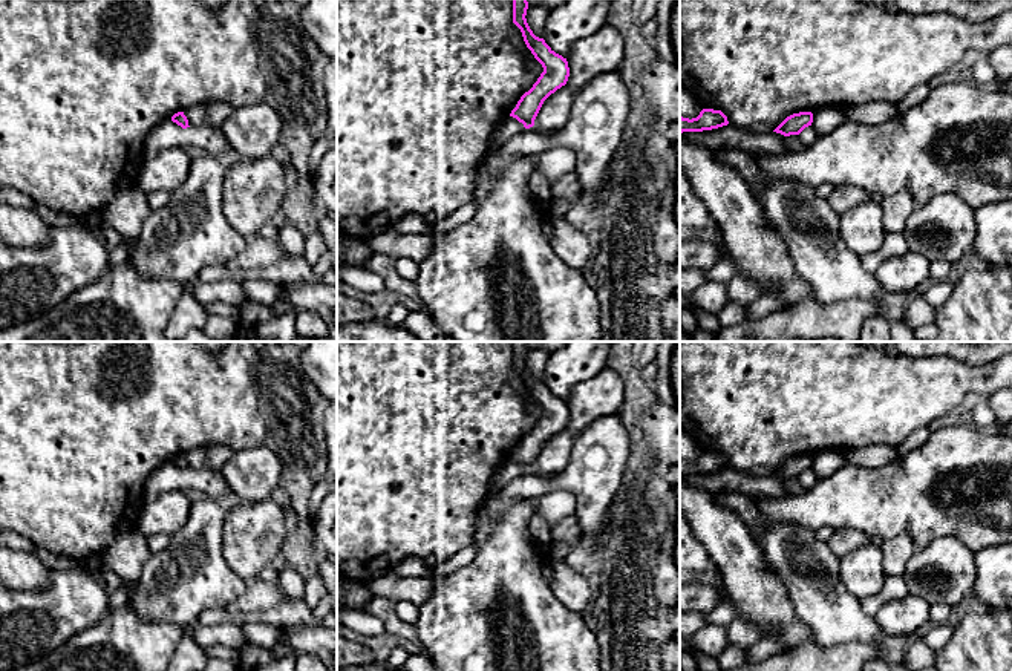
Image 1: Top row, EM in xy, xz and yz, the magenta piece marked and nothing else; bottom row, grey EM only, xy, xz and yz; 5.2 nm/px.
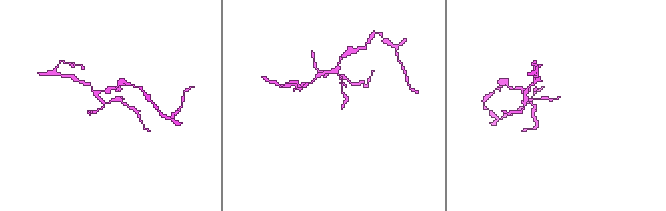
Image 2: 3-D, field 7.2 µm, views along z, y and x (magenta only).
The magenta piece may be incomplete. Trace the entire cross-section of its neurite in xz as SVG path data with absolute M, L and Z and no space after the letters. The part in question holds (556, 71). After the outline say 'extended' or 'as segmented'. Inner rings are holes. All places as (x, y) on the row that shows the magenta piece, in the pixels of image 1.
M513 0L513 23L521 29L527 47L542 64L544 72L533 87L521 97L510 116L522 123L525 129L530 129L534 126L544 101L566 84L570 67L566 58L556 54L544 38L533 34L525 18L527 9L527 0Z; as segmented

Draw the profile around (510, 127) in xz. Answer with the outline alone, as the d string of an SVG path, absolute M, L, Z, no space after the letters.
M508 116L499 127L495 130L491 138L491 152L504 146L510 138L521 133L524 130L524 124L516 118Z

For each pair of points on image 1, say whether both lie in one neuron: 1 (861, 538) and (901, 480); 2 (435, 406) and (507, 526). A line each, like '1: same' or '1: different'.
1: different
2: different

